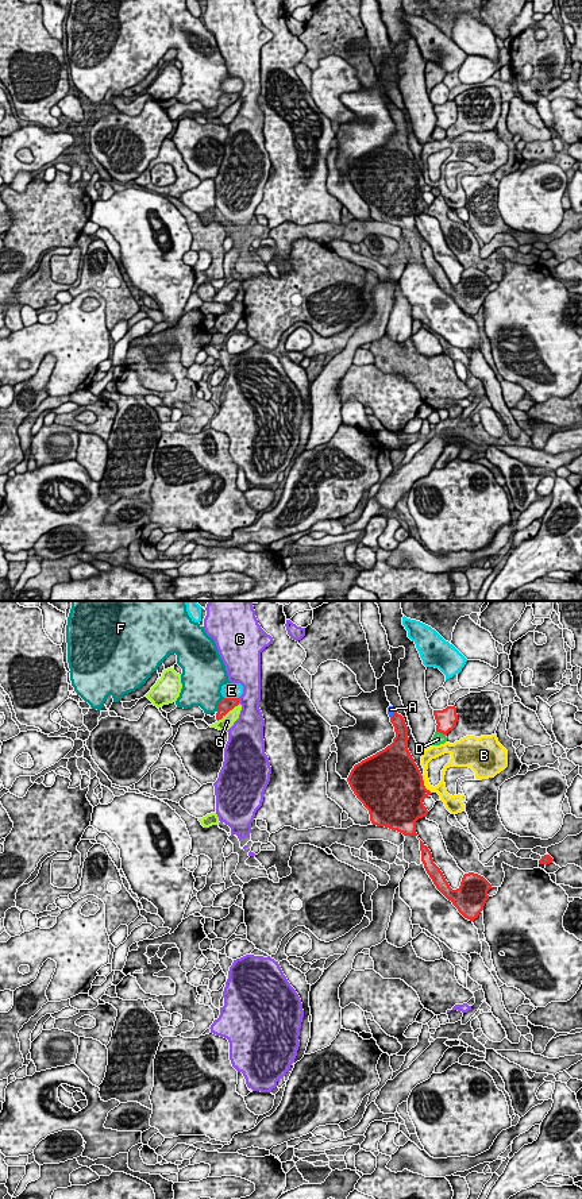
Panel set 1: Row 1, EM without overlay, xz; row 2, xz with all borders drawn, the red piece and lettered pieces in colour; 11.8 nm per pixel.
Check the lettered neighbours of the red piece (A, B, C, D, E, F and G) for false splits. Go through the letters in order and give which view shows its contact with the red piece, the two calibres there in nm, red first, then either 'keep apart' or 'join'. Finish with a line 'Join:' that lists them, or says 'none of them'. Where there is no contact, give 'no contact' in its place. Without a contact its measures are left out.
A: meets red in xz; 160 nm thick on the red side, 70 nm on the other; join
B: meets red in xz; 550 nm thick on the red side, 130 nm on the other; keep apart
C: meets red in xz; 160 nm thick on the red side, 280 nm on the other; keep apart
D: meets red in xz; 240 nm thick on the red side, 140 nm on the other; keep apart
E: meets red in xz; 160 nm thick on the red side, 190 nm on the other; keep apart
F: meets red in xz; 160 nm thick on the red side, 400 nm on the other; keep apart
G: meets red in xz; 160 nm thick on the red side, 160 nm on the other; keep apart
Join: A

